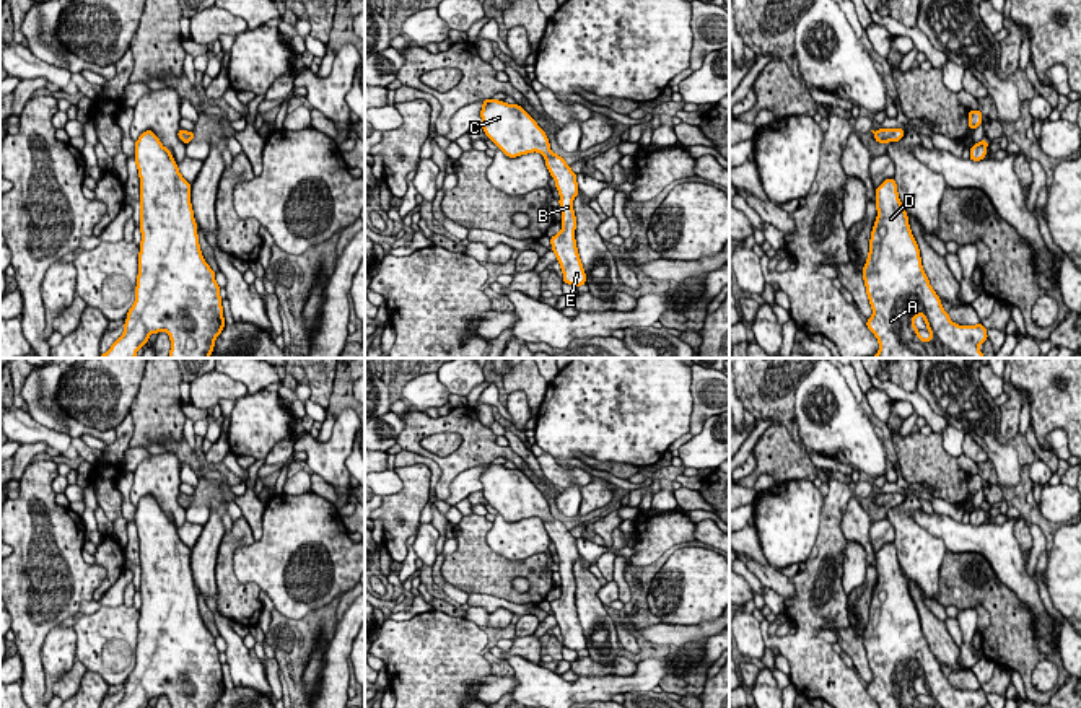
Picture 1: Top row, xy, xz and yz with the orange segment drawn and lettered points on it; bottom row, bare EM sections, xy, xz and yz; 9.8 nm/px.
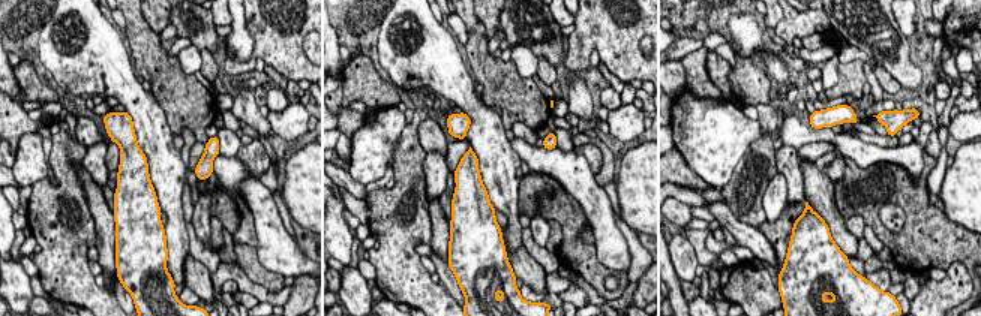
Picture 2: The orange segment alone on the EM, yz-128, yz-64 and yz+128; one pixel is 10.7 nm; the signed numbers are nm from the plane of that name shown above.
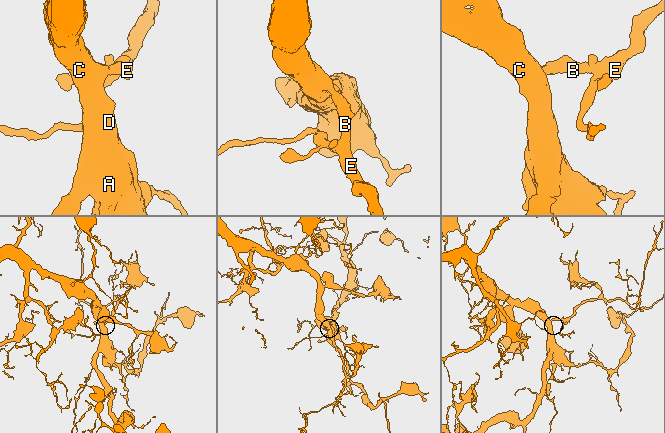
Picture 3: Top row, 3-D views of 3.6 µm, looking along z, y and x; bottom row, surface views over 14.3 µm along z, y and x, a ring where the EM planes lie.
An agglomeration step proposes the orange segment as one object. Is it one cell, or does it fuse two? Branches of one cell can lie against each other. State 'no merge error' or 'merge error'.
no merge error

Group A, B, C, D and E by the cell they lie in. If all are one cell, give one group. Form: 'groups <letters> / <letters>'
groups A B C D E

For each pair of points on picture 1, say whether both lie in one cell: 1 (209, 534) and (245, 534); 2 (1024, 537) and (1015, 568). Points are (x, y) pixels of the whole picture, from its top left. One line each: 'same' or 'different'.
1: different
2: different

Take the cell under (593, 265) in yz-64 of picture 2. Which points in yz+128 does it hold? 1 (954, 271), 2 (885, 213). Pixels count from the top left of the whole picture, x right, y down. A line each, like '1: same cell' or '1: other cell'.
1: other cell
2: other cell

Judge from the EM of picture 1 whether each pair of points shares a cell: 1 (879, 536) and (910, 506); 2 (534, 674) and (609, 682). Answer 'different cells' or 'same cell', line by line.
1: different cells
2: same cell

